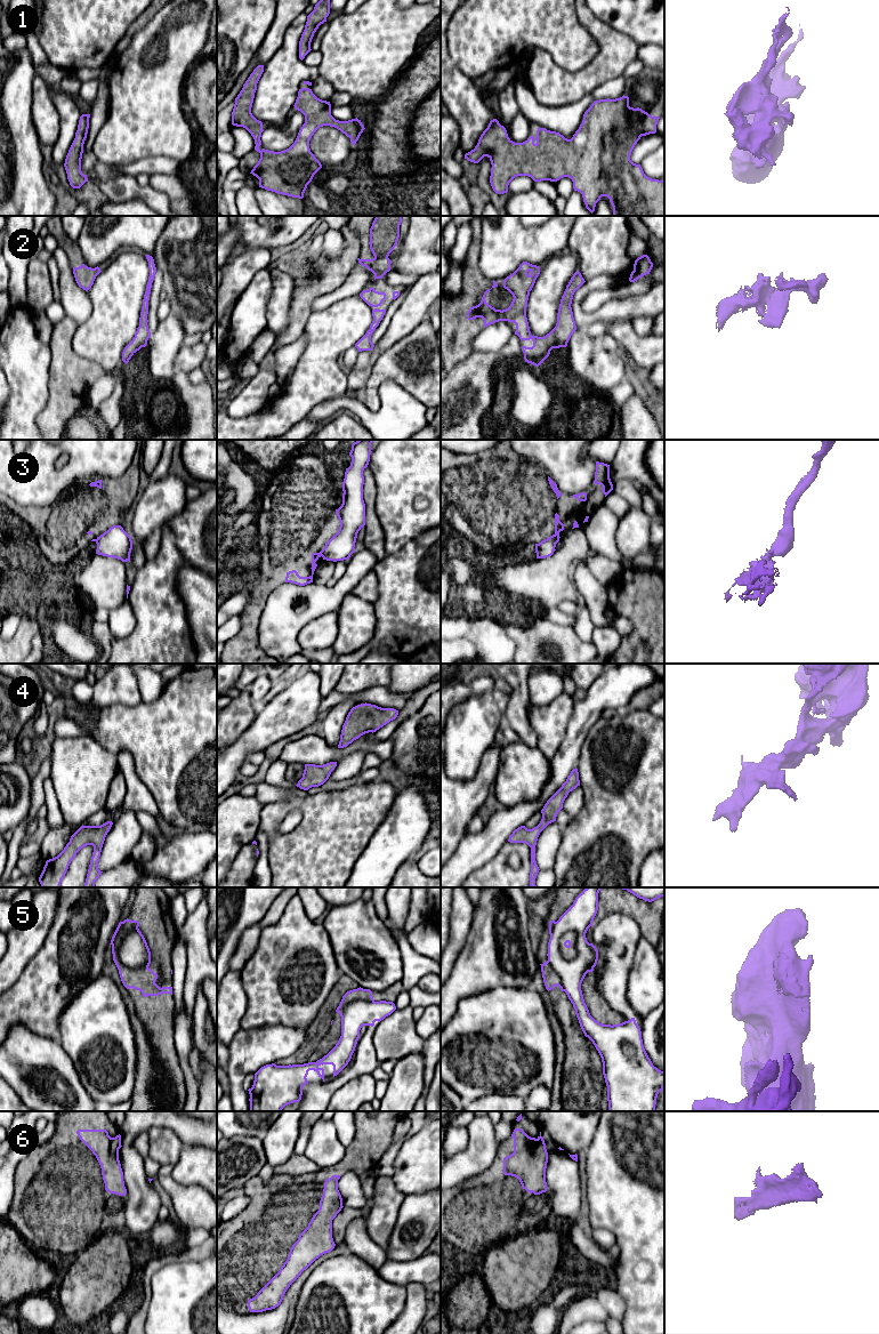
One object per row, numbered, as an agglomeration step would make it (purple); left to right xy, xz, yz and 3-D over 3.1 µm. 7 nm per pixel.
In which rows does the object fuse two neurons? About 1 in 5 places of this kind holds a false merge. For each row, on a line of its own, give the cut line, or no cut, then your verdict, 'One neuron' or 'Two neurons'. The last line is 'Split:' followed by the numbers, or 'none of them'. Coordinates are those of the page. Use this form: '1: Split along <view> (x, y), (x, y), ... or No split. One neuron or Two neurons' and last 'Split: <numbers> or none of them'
1: No split. One neuron
2: No split. One neuron
3: Split along xz (320, 552), (322, 555). Two neurons
4: No split. One neuron
5: Split along xy (137, 927), (123, 938), (119, 949), (119, 959), (130, 969). Two neurons
6: No split. One neuron
Split: 3, 5

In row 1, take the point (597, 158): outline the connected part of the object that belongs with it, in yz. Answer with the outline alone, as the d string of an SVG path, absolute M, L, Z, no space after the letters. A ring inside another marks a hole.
M624 95L615 99L595 101L584 112L582 123L571 139L559 132L538 128L535 138L530 136L523 143L515 143L508 137L506 128L493 119L465 159L474 163L484 156L490 159L490 183L498 194L507 193L509 183L517 176L529 176L534 182L557 182L568 177L591 214L600 198L607 196L613 216L664 216L664 180L647 177L640 164L630 160L640 137L656 132L659 119L639 107L630 107L629 97Z

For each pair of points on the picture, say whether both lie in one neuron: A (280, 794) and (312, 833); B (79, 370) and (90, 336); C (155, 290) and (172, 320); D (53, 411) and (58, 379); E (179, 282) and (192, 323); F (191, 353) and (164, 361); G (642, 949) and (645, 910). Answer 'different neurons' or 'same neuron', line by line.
A: different neurons
B: different neurons
C: different neurons
D: same neuron
E: same neuron
F: different neurons
G: different neurons

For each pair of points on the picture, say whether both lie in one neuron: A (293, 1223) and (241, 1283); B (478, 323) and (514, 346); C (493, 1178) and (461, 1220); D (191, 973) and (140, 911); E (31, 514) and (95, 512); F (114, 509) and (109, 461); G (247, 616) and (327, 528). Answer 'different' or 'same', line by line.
A: same
B: different
C: same
D: different
E: same
F: different
G: same

